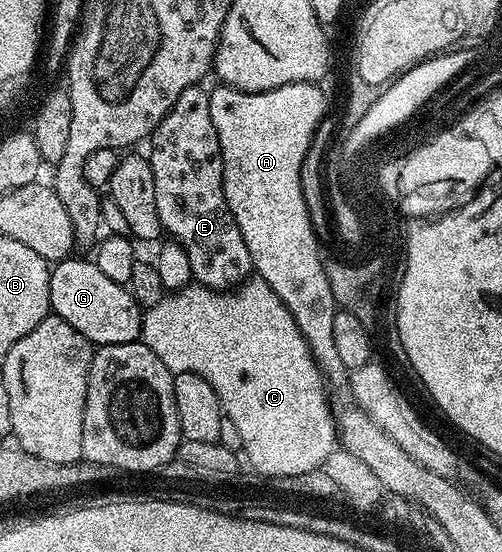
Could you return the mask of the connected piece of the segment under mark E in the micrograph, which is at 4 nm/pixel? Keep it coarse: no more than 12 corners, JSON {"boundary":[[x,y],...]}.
{"boundary":[[192,85],[147,157],[163,231],[213,291],[253,266],[224,200],[209,91]]}

